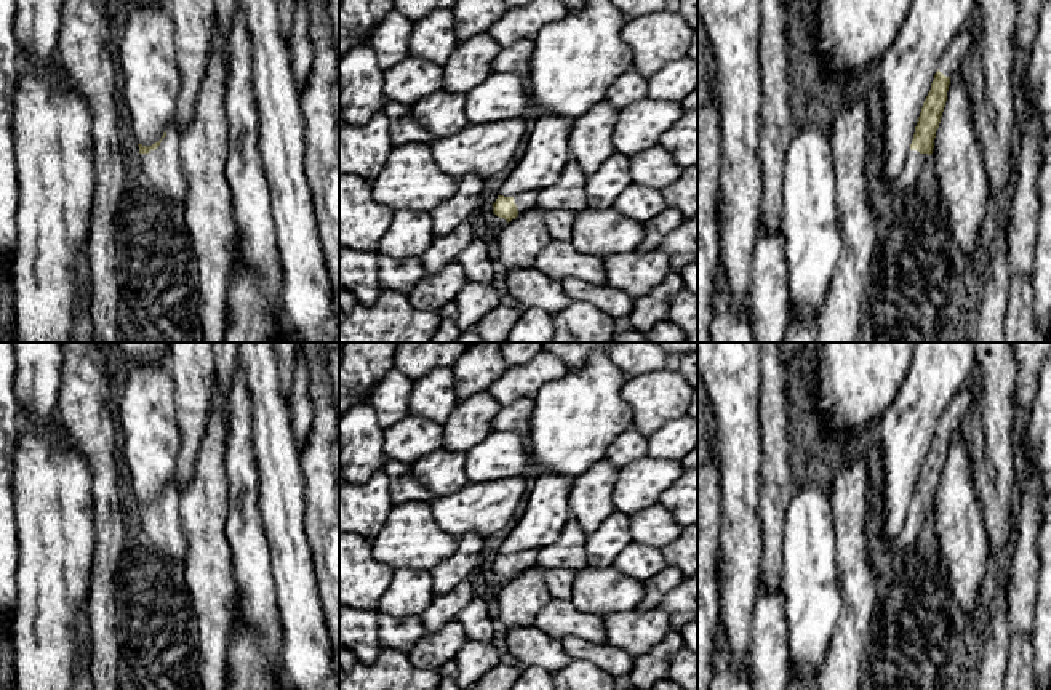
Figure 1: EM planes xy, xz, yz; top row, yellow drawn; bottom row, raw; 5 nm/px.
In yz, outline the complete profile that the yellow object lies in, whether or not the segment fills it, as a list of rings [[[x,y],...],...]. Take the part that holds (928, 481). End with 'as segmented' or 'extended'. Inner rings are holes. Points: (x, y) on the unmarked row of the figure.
[[[976,387],[965,389],[960,391],[944,410],[931,448],[923,461],[905,525],[894,538],[896,549],[907,549],[920,535],[926,517],[933,512],[936,490],[947,461],[950,435],[960,431],[961,424],[969,419],[974,402]]]; extended

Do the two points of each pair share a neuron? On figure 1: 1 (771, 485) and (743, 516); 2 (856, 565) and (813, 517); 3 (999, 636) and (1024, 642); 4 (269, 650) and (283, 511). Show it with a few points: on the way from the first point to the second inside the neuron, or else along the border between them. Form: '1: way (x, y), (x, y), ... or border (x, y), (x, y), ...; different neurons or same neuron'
1: border (762, 463), (759, 492), (760, 537); different neurons
2: border (831, 506), (835, 522), (837, 581); different neurons
3: border (1010, 602), (1010, 658), (1005, 673); different neurons
4: border (271, 553), (279, 618), (283, 626); different neurons

